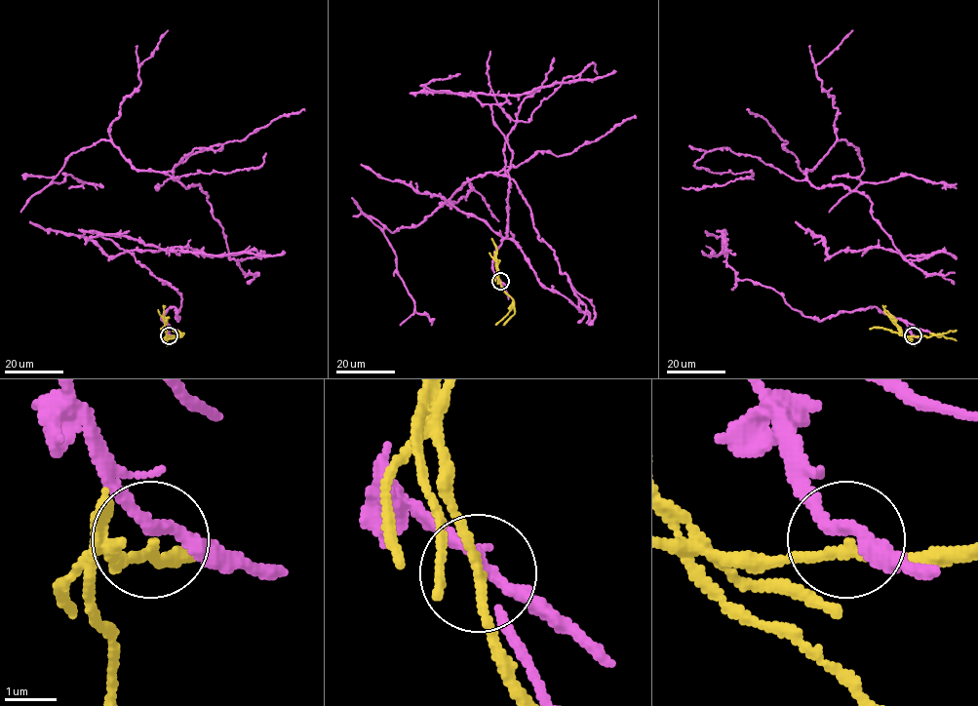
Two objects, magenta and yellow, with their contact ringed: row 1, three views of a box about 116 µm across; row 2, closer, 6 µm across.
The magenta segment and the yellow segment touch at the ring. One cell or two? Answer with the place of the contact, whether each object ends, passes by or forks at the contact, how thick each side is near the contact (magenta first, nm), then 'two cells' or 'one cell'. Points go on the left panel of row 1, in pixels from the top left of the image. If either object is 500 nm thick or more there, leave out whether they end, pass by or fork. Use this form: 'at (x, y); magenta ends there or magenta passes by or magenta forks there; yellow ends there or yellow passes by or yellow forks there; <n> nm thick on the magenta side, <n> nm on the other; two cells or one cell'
at (169, 335); magenta passes by; yellow passes by; 200 nm thick on the magenta side, 180 nm on the other; two cells

